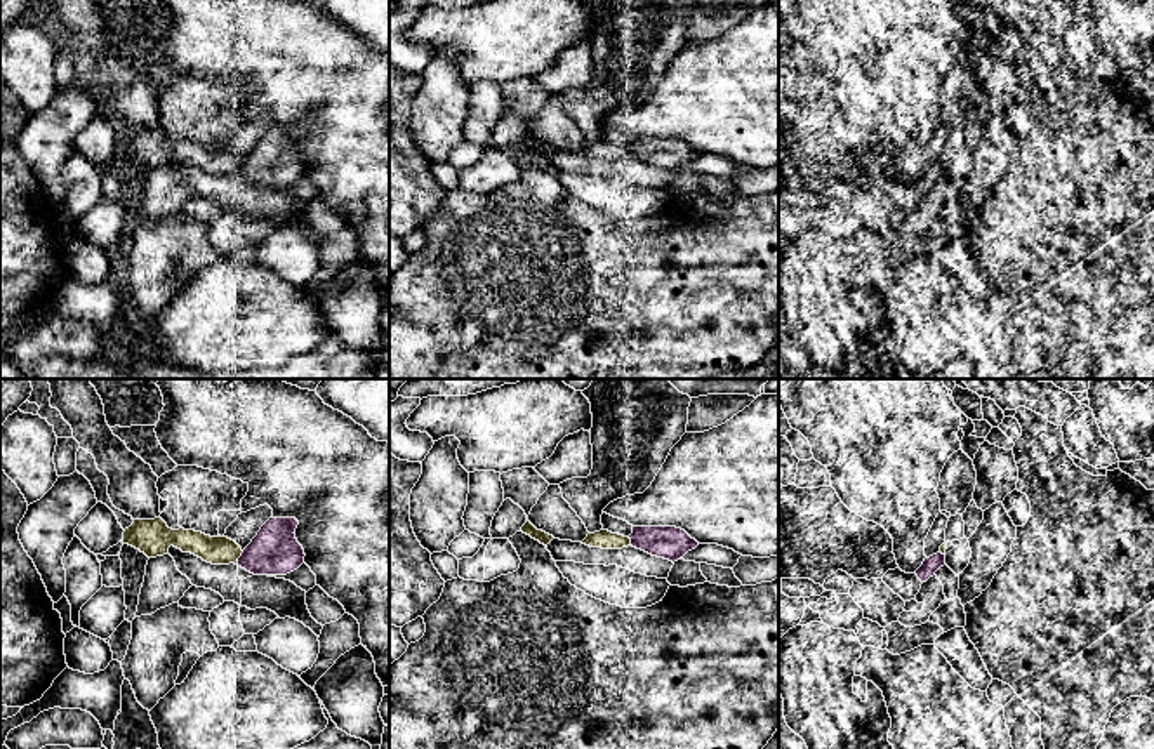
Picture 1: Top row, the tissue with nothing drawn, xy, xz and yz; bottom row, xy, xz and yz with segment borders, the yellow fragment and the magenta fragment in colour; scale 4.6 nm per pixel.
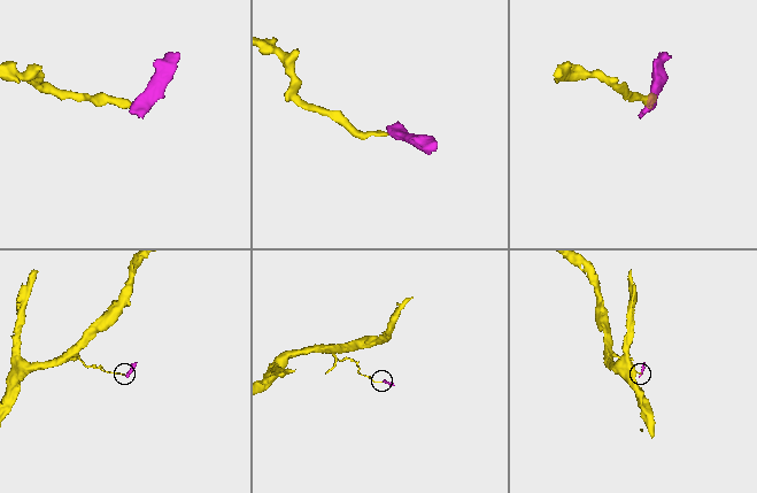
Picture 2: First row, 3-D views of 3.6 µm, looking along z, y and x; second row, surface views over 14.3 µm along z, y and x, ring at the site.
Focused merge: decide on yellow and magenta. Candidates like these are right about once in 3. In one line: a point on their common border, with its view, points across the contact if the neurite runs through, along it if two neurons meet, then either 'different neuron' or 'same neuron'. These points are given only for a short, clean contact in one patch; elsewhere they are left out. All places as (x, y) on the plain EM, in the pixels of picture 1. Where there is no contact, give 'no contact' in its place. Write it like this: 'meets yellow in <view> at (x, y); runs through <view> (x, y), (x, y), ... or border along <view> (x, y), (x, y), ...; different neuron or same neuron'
meets yellow in xy at (238, 167); different neuron

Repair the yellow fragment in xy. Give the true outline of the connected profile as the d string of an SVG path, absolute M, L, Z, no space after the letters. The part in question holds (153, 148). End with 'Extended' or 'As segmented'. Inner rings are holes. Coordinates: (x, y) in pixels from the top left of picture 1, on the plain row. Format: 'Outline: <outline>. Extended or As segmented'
Outline: M162 129L134 130L123 143L123 155L129 155L148 169L163 167L174 156L182 163L191 163L212 176L238 176L242 158L228 148L210 148L195 141L172 141Z. As segmented

